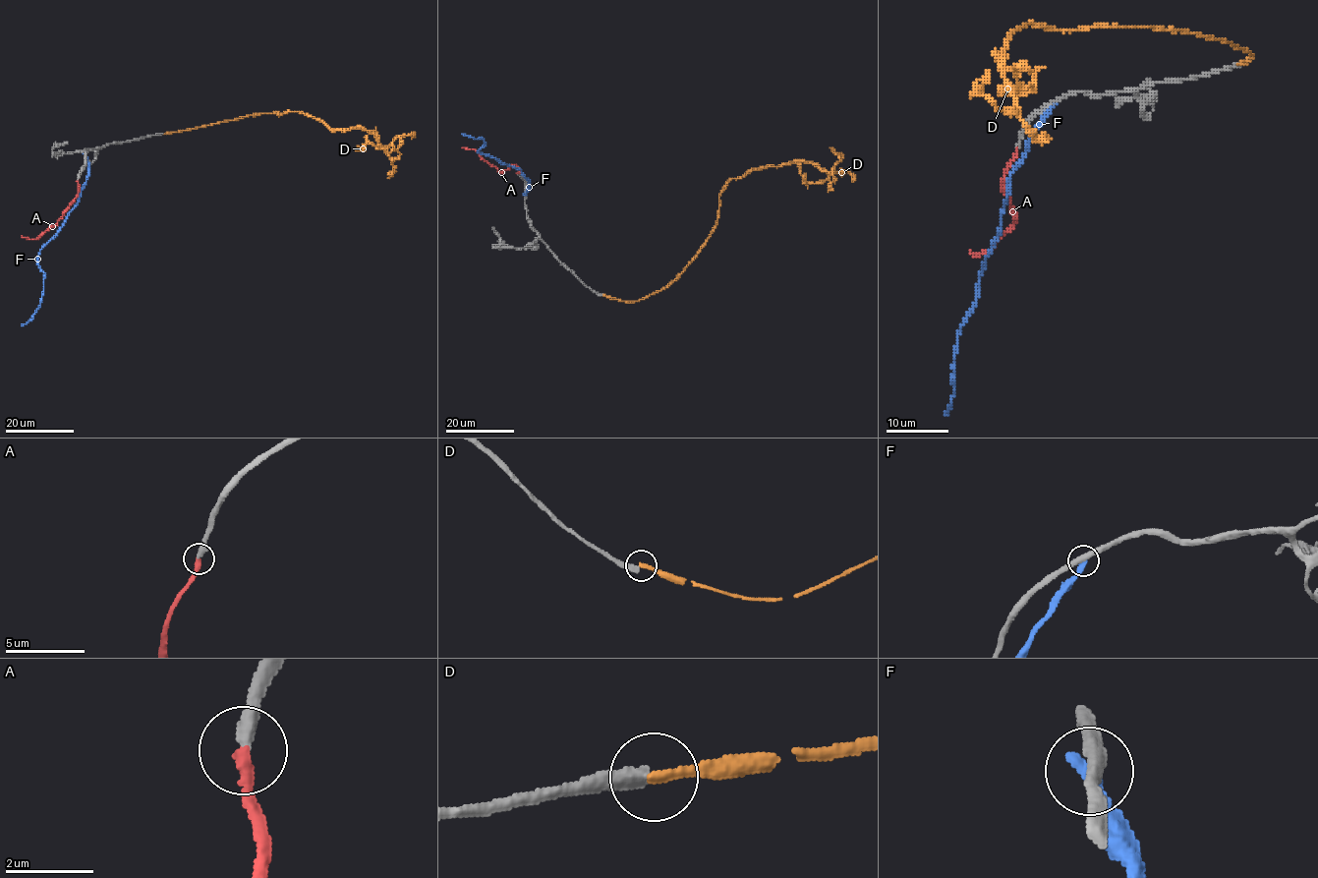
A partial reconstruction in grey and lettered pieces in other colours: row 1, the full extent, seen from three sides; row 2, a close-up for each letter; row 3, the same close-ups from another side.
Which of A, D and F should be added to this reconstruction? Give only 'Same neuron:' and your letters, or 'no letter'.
Same neuron: A

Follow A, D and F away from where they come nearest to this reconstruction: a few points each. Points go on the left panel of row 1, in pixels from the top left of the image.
A: (77, 180), (77, 196), (58, 222), (36, 238), (21, 236)
D: (162, 134), (290, 111), (319, 118), (330, 129), (365, 128), (383, 148), (388, 146), (368, 144), (356, 148)
F: (85, 155), (88, 175), (79, 202), (39, 252), (38, 265), (44, 273), (41, 302), (31, 319), (22, 325)

